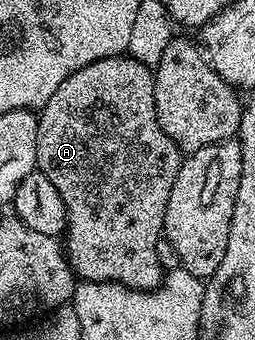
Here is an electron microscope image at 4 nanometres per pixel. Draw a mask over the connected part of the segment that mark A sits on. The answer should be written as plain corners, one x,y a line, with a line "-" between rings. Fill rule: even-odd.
130,55
99,59
95,63
87,63
75,75
63,79
59,83
59,91
47,99
47,103
39,110
37,119
37,169
47,179
51,179
51,187
59,191
59,199
65,204
65,219
67,228
63,234
63,248
69,259
69,266
81,281
115,281
119,285
126,285
132,289
155,289
161,284
163,268
157,258
157,244
162,244
165,228
165,212
167,199
171,195
171,187
175,183
175,175
179,171
183,160
182,150
163,131
155,111
155,91
153,90
154,70
137,62

